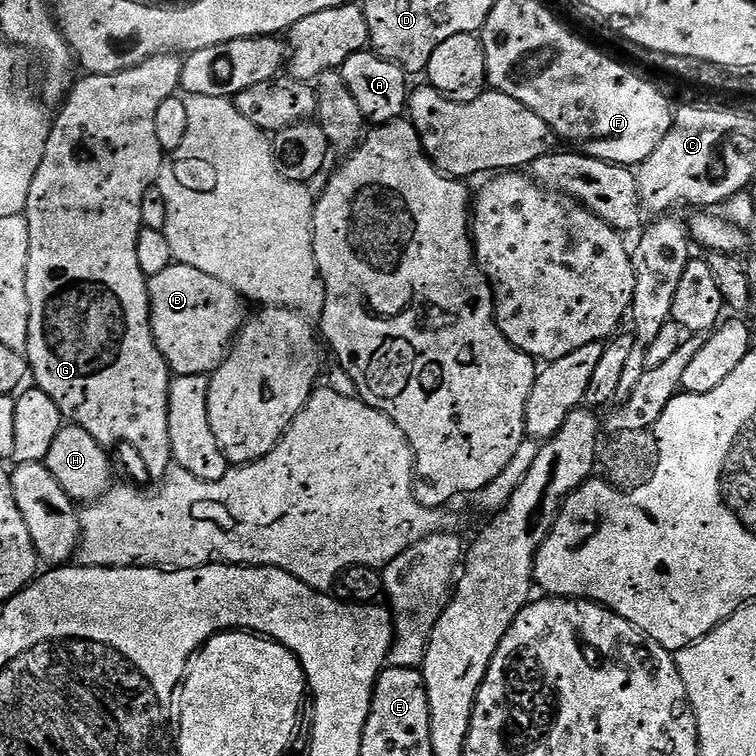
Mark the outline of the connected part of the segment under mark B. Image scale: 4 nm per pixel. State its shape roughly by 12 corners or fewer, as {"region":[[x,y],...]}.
{"region":[[172,263],[151,277],[152,333],[176,376],[216,371],[239,292]]}

